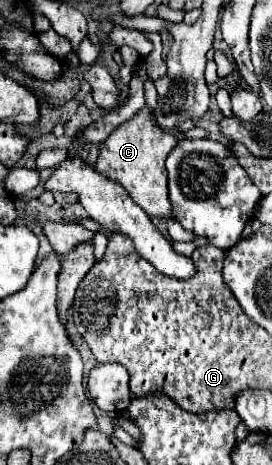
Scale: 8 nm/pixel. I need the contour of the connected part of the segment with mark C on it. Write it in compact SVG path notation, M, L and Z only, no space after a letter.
M143 106L131 120L119 124L109 138L99 146L99 158L95 162L95 170L117 182L127 190L127 194L133 198L137 206L141 206L149 216L171 216L171 200L167 190L167 174L165 174L165 160L169 152L175 148L177 138L169 132L161 130L149 108Z

